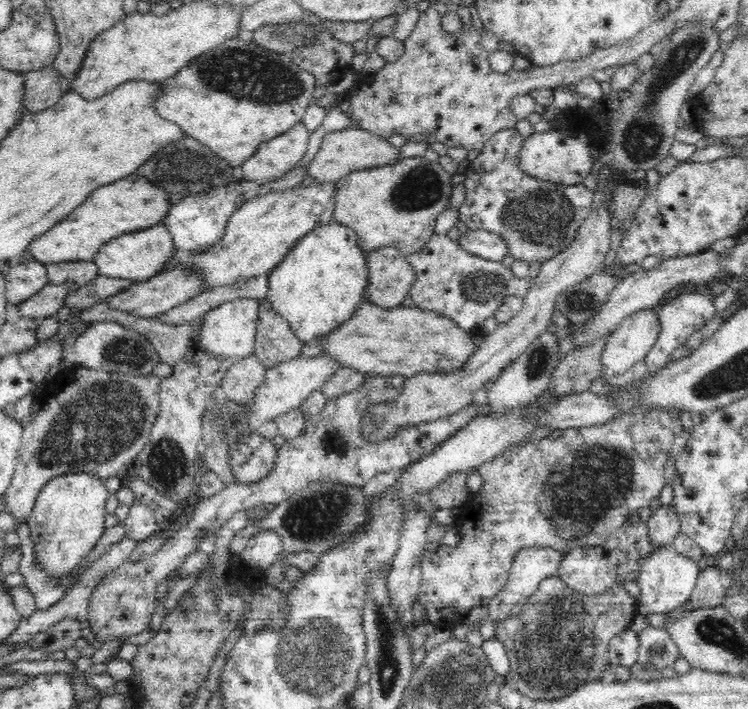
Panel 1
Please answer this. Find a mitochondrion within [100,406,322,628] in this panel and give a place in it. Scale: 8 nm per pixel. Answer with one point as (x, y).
(167, 463)

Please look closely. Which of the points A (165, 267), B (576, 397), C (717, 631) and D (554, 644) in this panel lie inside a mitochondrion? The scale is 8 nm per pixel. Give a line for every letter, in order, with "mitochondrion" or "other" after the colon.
A: other
B: other
C: mitochondrion
D: mitochondrion

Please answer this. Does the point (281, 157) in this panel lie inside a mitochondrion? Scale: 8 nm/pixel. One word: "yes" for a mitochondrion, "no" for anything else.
no

